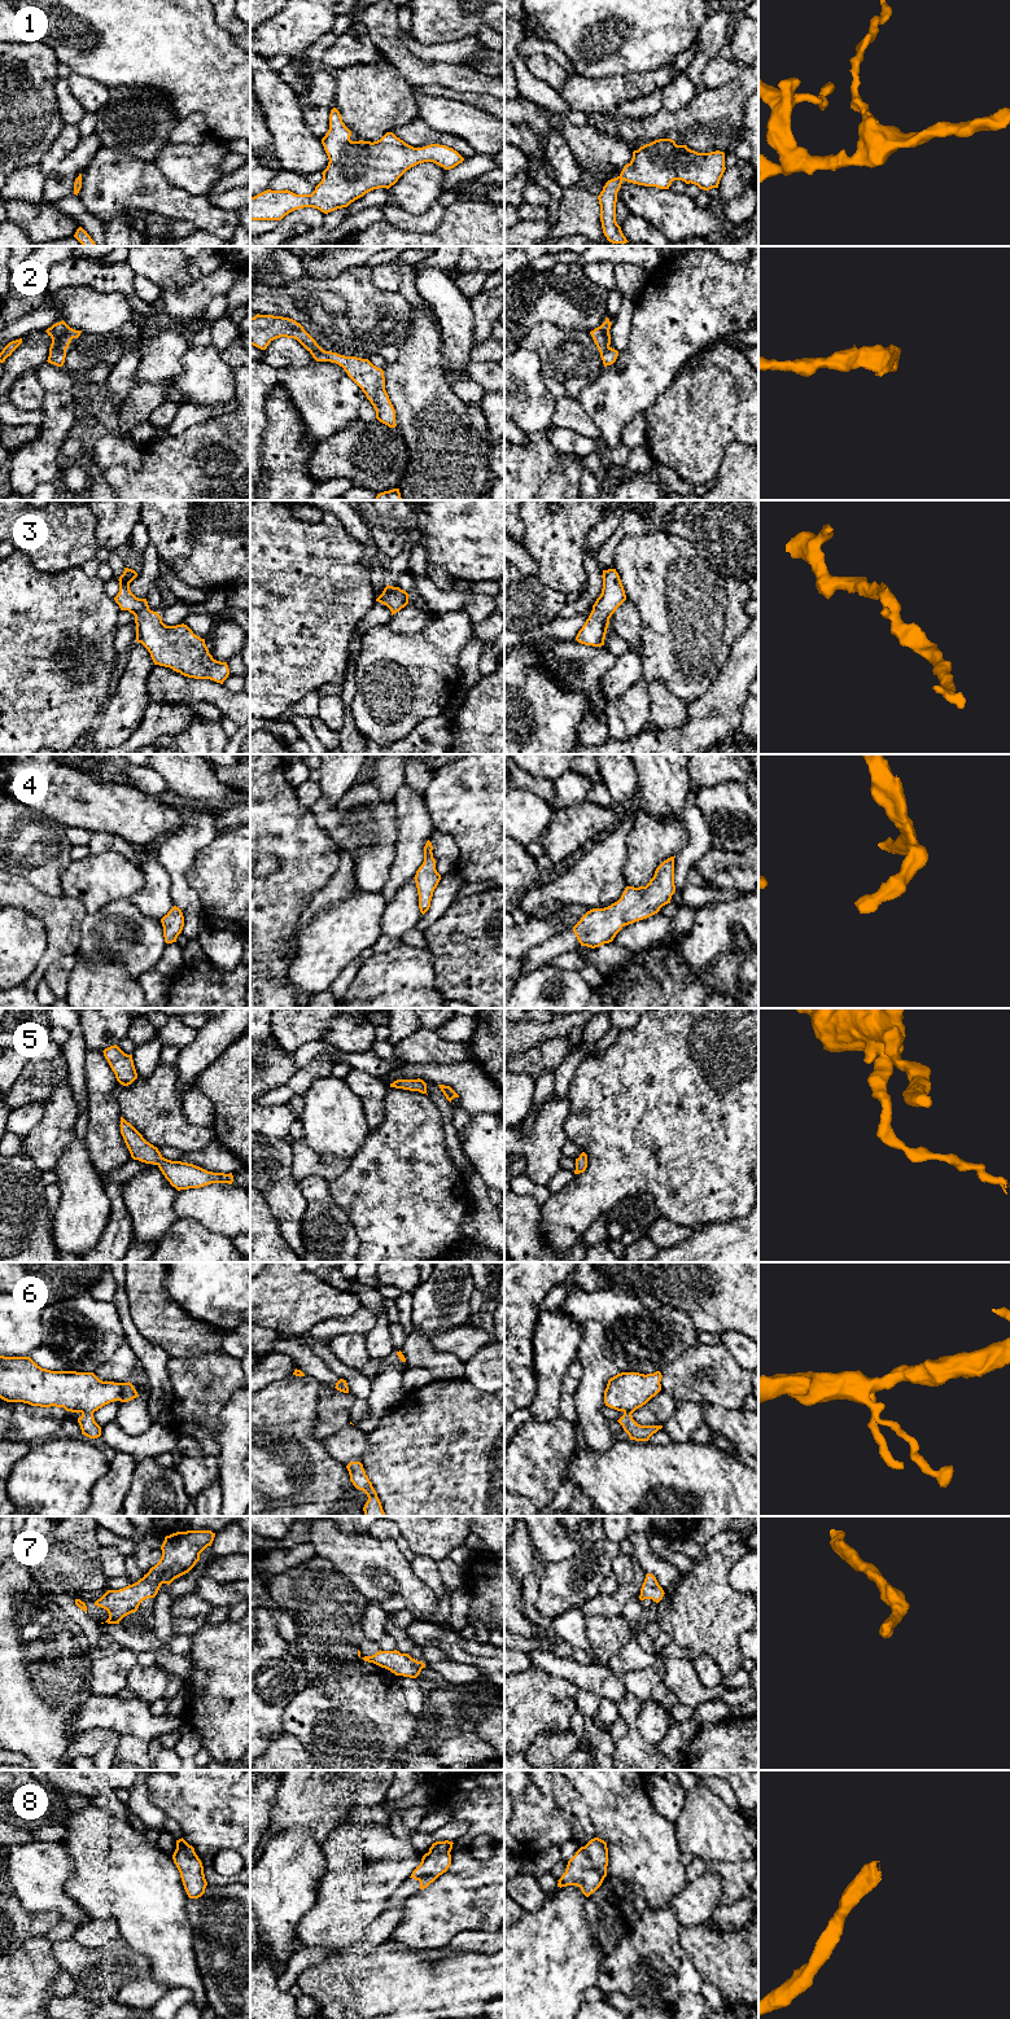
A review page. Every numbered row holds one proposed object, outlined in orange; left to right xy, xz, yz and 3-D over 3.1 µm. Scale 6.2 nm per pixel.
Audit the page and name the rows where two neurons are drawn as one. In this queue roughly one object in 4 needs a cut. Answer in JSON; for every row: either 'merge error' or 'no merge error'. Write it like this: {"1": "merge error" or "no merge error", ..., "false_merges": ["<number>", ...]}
{"1": "no merge error", "2": "no merge error", "3": "no merge error", "4": "no merge error", "5": "no merge error", "6": "merge error", "7": "no merge error", "8": "no merge error", "false_merges": ["6"]}

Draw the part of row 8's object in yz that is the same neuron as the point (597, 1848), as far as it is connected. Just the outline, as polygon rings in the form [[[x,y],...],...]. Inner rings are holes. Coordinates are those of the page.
[[[594,1838],[568,1861],[565,1873],[558,1880],[558,1887],[577,1886],[589,1897],[602,1886],[607,1876],[607,1866],[607,1843]]]

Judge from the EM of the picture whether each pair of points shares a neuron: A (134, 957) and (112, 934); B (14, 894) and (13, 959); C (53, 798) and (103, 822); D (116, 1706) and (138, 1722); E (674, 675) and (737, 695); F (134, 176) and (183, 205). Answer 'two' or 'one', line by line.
A: one
B: two
C: one
D: one
E: two
F: one

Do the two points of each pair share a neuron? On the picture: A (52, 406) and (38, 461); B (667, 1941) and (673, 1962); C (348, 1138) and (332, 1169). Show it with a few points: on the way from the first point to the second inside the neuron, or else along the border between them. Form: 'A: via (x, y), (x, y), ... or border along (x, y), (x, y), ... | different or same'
A: via (52, 420), (52, 436), (46, 447) | same
B: via (667, 1947), (672, 1957) | same
C: border along (309, 1146), (324, 1157), (349, 1159) | different

